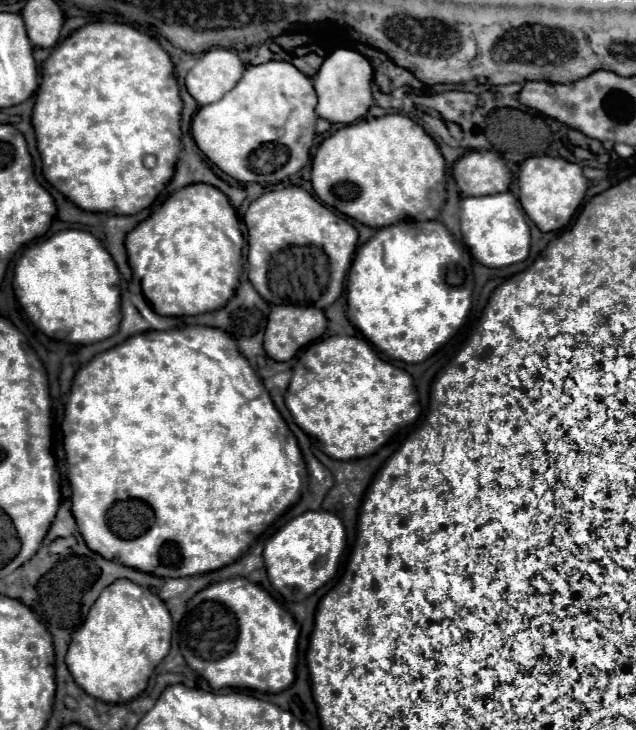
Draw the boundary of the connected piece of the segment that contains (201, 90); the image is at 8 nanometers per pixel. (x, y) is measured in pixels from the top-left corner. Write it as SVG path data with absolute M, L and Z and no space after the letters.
M226 48L208 50L186 76L186 88L190 96L200 104L212 104L220 100L242 78L244 64L238 54Z

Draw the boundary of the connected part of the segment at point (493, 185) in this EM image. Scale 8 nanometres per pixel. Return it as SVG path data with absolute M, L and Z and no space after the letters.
M472 150L454 164L454 180L462 196L486 196L506 192L510 170L498 152Z

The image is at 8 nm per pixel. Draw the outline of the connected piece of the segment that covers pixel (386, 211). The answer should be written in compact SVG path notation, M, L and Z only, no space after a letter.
M402 114L368 118L328 136L312 159L311 181L316 196L330 208L360 224L380 228L402 218L436 218L444 204L444 158L422 126Z

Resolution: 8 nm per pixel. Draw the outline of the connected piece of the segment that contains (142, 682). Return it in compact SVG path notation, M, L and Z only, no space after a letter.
M116 580L98 596L86 622L74 632L66 666L76 684L90 696L118 704L144 692L154 666L170 652L172 618L166 604L148 588L130 580Z

